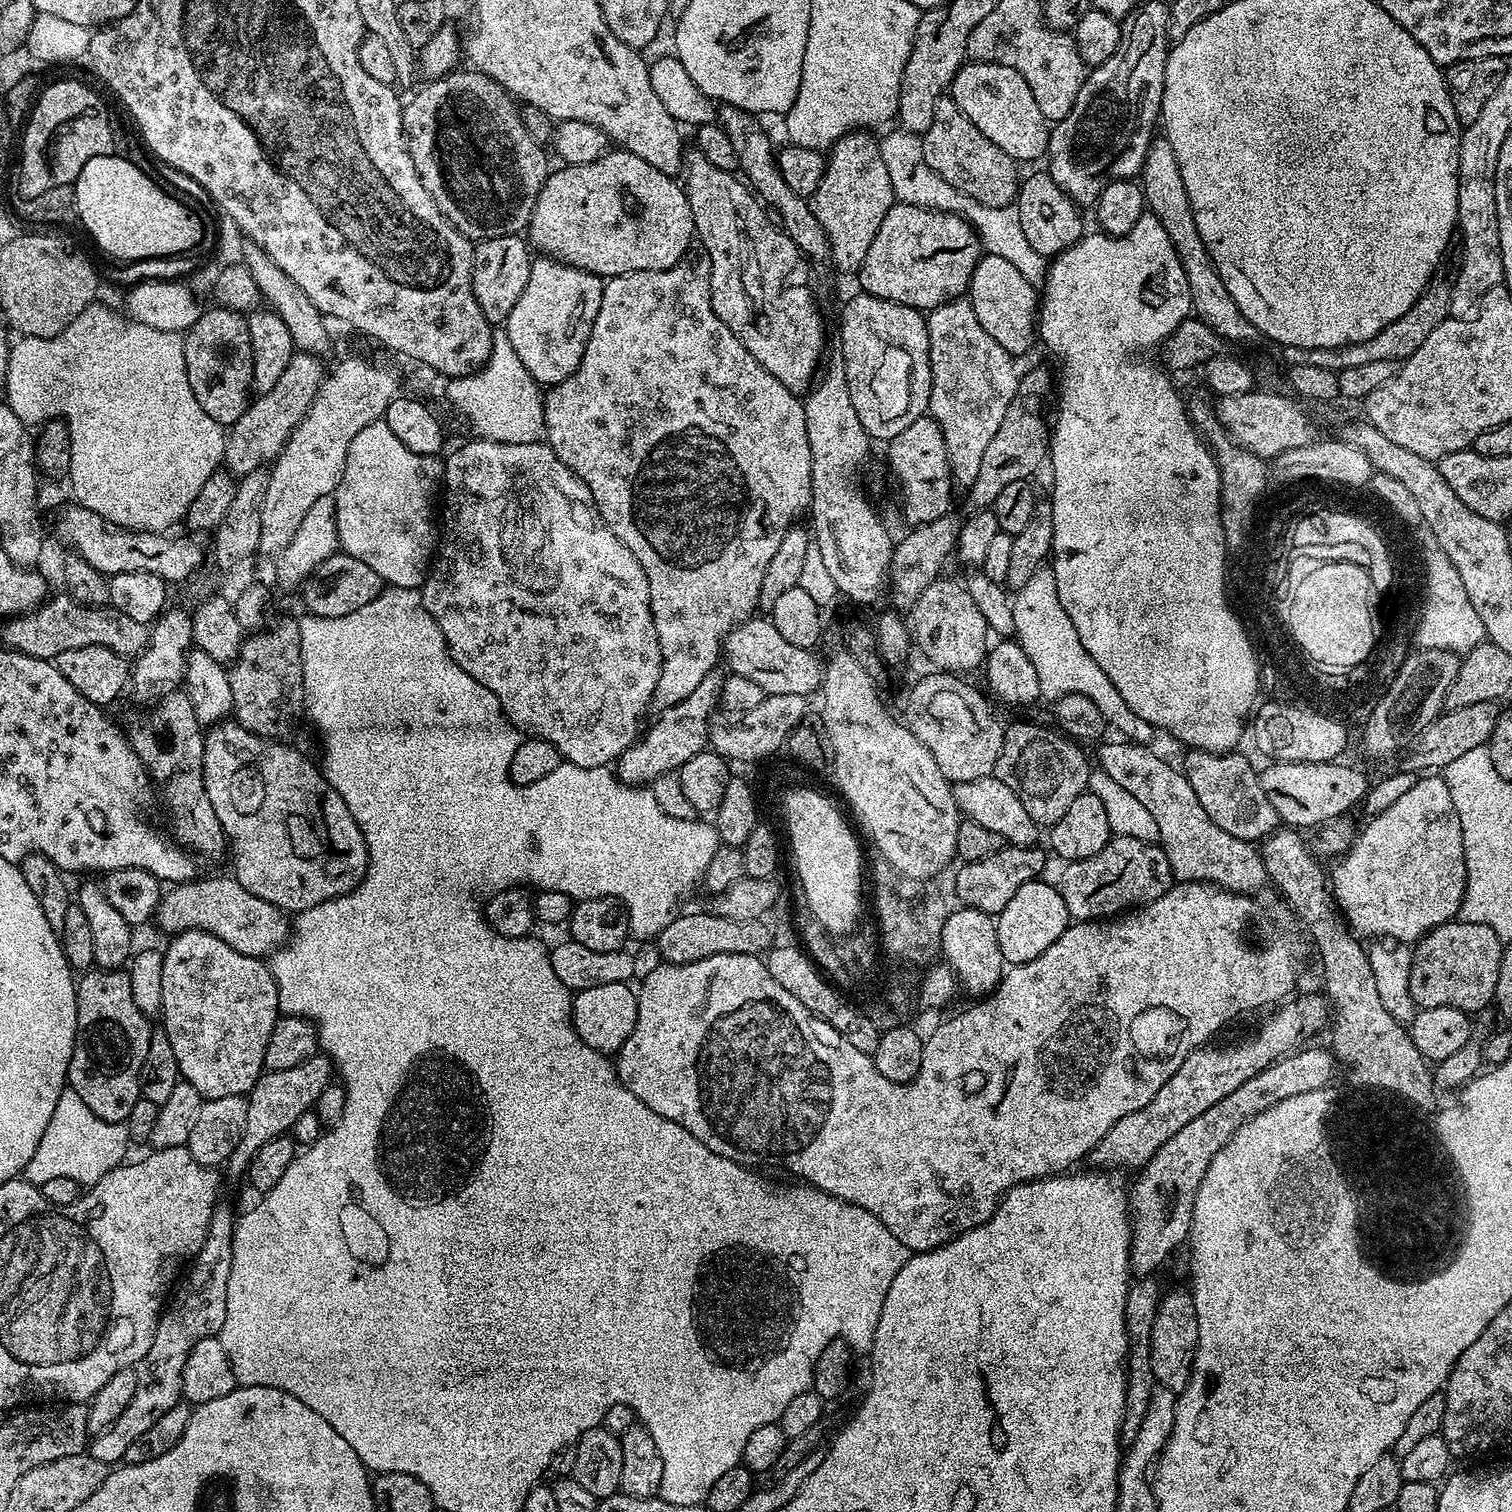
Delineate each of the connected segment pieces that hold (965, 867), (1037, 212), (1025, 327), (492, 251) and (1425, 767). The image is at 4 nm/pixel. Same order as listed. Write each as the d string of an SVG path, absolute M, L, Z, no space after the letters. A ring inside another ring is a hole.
M1005 846L998 854L990 854L990 858L982 858L978 862L961 863L957 870L957 886L955 899L963 907L982 910L989 914L998 914L1018 894L1018 886L1037 879L1044 868L1044 852L1040 846L1018 848Z
M1040 170L1033 176L1025 175L1021 179L1014 205L1022 220L1026 242L1030 242L1030 246L1045 258L1059 256L1085 235L1084 220L1080 217L1081 209L1064 193L1062 186L1054 182L1054 178L1048 175L1047 171Z
M981 255L968 286L967 299L972 301L972 309L978 323L1002 350L1014 358L1038 340L1038 288L1022 276L1021 271L1005 258Z
M520 234L483 239L475 245L472 253L474 298L478 298L478 306L489 324L507 325L514 302L518 302L518 298L522 298L522 290L526 290L526 278L530 278L533 259L529 241Z
M1478 702L1474 706L1448 708L1441 712L1437 720L1424 727L1423 732L1416 737L1411 745L1410 751L1403 757L1403 759L1405 758L1404 764L1402 764L1403 771L1428 774L1433 770L1443 770L1446 766L1450 766L1450 762L1454 762L1454 758L1458 758L1461 754L1485 747L1490 734L1494 730L1497 715L1497 705L1495 703L1487 704L1486 702Z

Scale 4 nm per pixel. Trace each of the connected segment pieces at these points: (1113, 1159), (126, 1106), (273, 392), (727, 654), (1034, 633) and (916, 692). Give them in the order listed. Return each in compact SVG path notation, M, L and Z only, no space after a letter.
M1312 992L1298 996L1272 1010L1277 1012L1269 1011L1269 1016L1245 1040L1220 1044L1217 1048L1195 1048L1182 1062L1182 1066L1178 1066L1178 1070L1166 1078L1166 1086L1162 1086L1162 1090L1158 1090L1158 1094L1154 1094L1154 1098L1150 1098L1142 1110L1134 1110L1134 1114L1126 1114L1126 1118L1118 1118L1118 1122L1110 1126L1102 1142L1098 1142L1090 1154L1090 1160L1096 1163L1093 1165L1100 1170L1120 1170L1120 1167L1139 1169L1162 1145L1170 1142L1170 1138L1174 1138L1174 1134L1178 1134L1186 1122L1210 1110L1214 1102L1222 1102L1226 1094L1234 1094L1234 1090L1238 1090L1242 1082L1250 1082L1254 1074L1297 1051L1305 1042L1311 1041L1308 1039L1315 1032L1323 1028L1325 1031L1330 1020L1329 1001L1323 995L1315 996Z
M88 970L76 980L76 1041L68 1063L67 1087L73 1088L102 1118L111 1124L124 1124L130 1118L134 1102L142 1099L140 1071L146 1062L146 1050L150 1050L150 1038L154 1031L153 1021L134 1002L134 990L124 970Z
M297 351L290 366L286 366L286 370L282 372L282 378L274 382L274 387L259 393L249 403L242 418L238 418L238 422L230 425L224 441L222 464L233 477L246 476L254 470L271 465L279 456L284 444L292 437L292 431L300 425L302 418L310 410L310 402L314 402L318 394L320 383L326 375L324 363L319 356Z
M749 618L736 625L722 641L722 656L728 659L727 671L734 676L750 678L757 686L762 686L765 694L798 694L805 698L811 692L819 693L822 688L822 660L811 648L794 646L794 642L786 642L782 634L773 626L771 619Z
M1051 567L1040 568L1026 586L1015 589L1012 609L1016 626L1014 636L1020 641L1022 650L1026 650L1026 658L1034 662L1041 697L1055 702L1064 696L1084 696L1094 702L1094 706L1099 706L1102 666L1086 654L1086 646L1082 646L1082 638L1078 638L1074 622L1070 622L1070 614L1062 610L1062 602L1058 602L1058 582L1054 582Z
M939 670L929 673L909 690L903 723L934 754L934 762L938 762L938 770L942 770L949 784L974 782L974 778L993 775L1002 750L1005 725L1000 724L995 710L988 705L989 697L967 684L963 675Z

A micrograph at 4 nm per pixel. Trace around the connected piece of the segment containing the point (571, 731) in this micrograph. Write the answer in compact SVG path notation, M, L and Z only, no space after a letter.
M472 438L469 444L450 452L447 453L448 460L443 461L444 528L442 524L438 547L419 594L430 618L434 618L438 630L442 630L452 661L462 666L470 678L482 682L486 690L496 695L513 728L529 737L550 742L558 749L561 757L574 766L603 768L611 765L637 739L640 719L652 704L654 686L658 686L658 674L662 666L662 650L658 646L658 634L654 630L654 618L650 610L650 590L646 574L642 574L642 566L638 566L638 558L634 558L634 554L626 550L614 530L606 526L588 487L573 474L566 462L558 458L558 454L554 454L547 443L507 444Z

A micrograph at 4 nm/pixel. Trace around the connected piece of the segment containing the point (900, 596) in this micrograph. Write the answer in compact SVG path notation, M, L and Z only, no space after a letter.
M956 510L949 511L942 518L934 518L934 522L915 525L914 530L908 530L904 537L895 541L892 549L892 567L888 569L890 592L897 609L911 609L918 602L922 590L930 586L941 575L948 555L956 552L956 540L960 536L962 516Z

